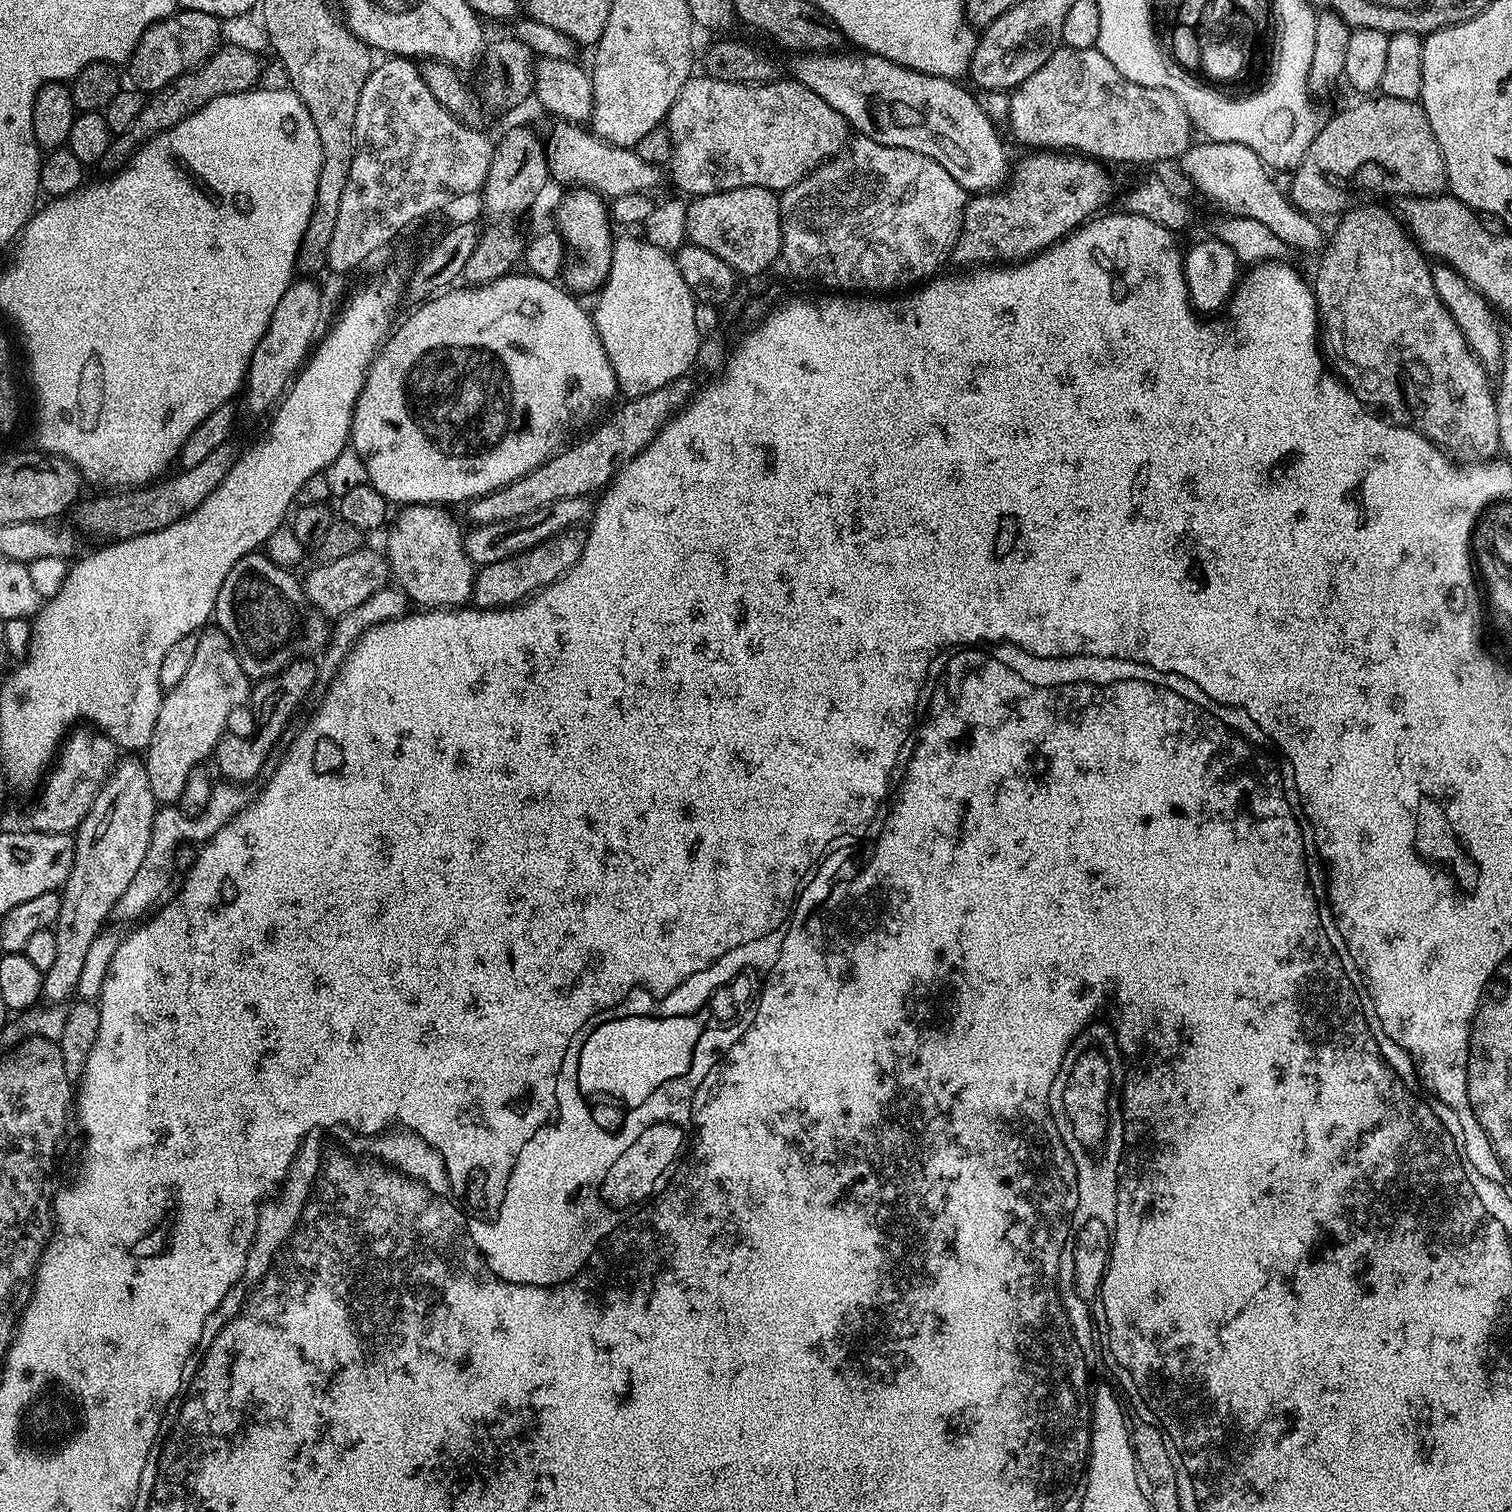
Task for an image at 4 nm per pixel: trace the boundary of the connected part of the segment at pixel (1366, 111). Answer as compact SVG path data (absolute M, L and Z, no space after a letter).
M1383 94L1361 100L1364 101L1340 111L1317 129L1314 142L1293 171L1289 197L1294 206L1308 215L1343 213L1349 207L1353 192L1360 192L1363 188L1368 192L1407 198L1439 195L1447 187L1445 159L1419 101L1390 98Z

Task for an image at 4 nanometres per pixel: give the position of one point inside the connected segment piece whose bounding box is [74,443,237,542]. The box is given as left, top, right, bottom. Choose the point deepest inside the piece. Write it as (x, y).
(146, 509)

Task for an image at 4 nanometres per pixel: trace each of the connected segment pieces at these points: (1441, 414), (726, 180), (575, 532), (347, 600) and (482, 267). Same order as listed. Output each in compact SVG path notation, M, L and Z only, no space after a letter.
M1376 204L1354 208L1339 217L1340 225L1320 256L1325 255L1316 268L1316 280L1311 281L1323 328L1323 343L1330 356L1332 351L1331 359L1340 360L1334 364L1335 371L1361 404L1383 410L1400 420L1407 419L1416 432L1439 444L1457 461L1493 459L1500 452L1494 386L1488 382L1489 371L1470 350L1454 318L1450 318L1450 310L1442 306L1438 290L1434 290L1429 257L1412 241L1395 211L1387 212Z
M707 74L685 79L666 117L672 139L670 171L673 182L692 198L746 186L770 188L779 194L831 156L838 155L850 139L848 121L834 110L834 106L826 106L814 90L796 83L795 79L787 79L780 78L770 84L722 82Z
M583 527L567 528L522 554L483 565L472 577L471 603L477 608L510 608L519 605L535 596L541 588L549 588L555 580L562 579L575 566L578 558L582 558L585 539Z
M362 546L354 550L354 554L346 554L346 558L320 562L317 568L308 572L308 577L303 577L302 587L309 604L313 604L323 616L339 618L354 606L366 602L370 594L378 594L378 590L389 587L390 569L388 557L383 551L375 552L369 546Z
M512 128L500 144L495 145L490 174L480 191L484 212L488 215L489 228L480 233L478 244L464 267L463 279L471 285L489 284L498 278L509 275L515 264L521 263L525 241L520 240L520 232L512 228L512 223L531 206L536 195L550 184L548 157L545 145L528 128Z

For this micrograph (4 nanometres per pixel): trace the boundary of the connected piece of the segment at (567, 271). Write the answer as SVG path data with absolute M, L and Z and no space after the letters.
M573 187L571 192L572 196L566 197L564 205L556 212L555 227L564 237L562 280L565 285L572 284L568 286L573 293L595 293L598 286L604 283L611 268L614 224L606 211L605 197L593 192L591 188Z

